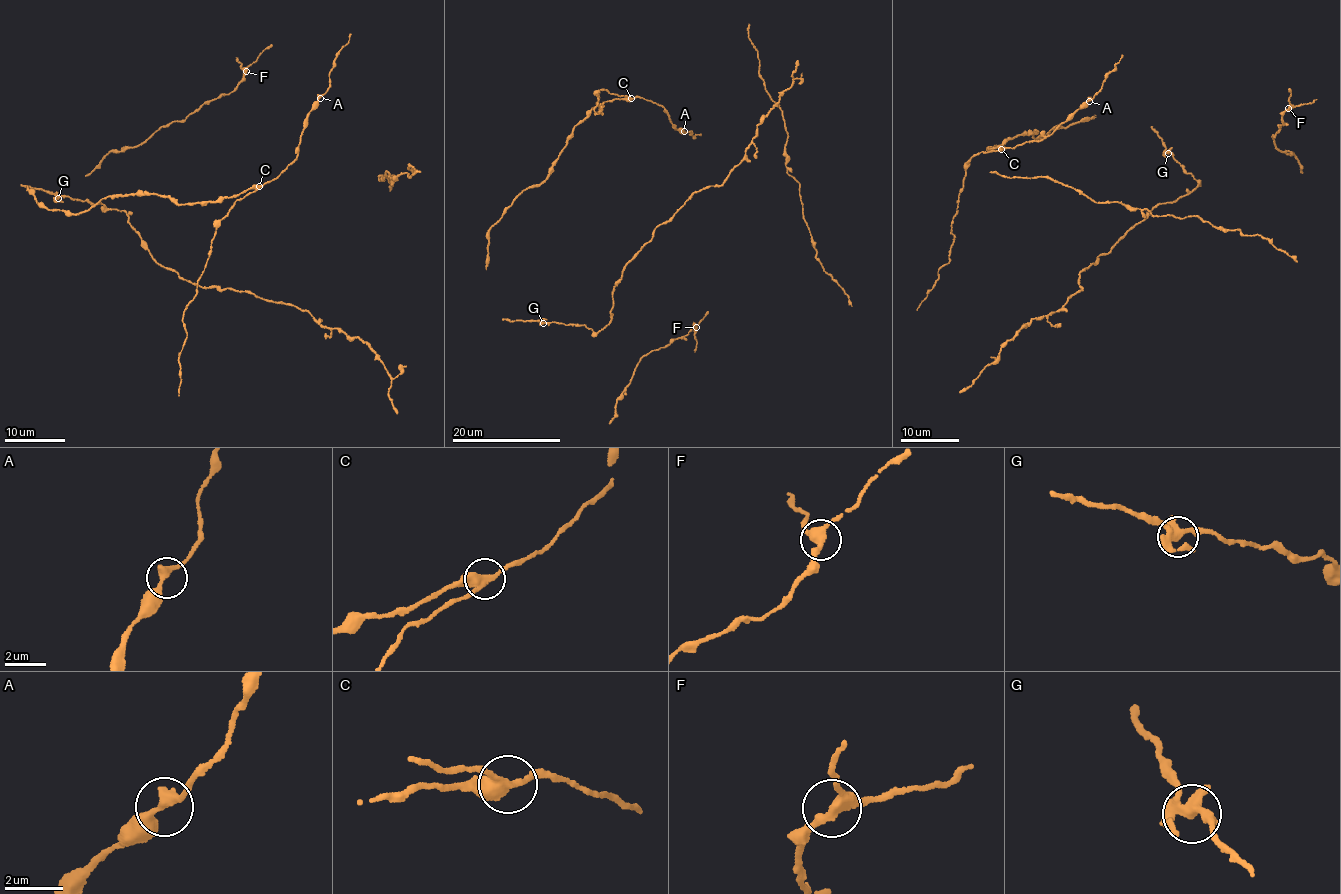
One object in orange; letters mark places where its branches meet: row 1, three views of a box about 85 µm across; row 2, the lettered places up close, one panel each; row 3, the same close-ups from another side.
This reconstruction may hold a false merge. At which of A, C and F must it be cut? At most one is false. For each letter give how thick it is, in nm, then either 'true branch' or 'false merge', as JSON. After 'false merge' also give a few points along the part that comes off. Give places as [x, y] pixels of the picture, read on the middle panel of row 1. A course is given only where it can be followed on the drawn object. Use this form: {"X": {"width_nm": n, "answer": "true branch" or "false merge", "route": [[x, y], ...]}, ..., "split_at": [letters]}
{"A": {"width_nm": 320, "answer": "true branch"}, "C": {"width_nm": 320, "answer": "false merge"}, "F": {"width_nm": 340, "answer": "true branch"}, "split_at": ["C"]}

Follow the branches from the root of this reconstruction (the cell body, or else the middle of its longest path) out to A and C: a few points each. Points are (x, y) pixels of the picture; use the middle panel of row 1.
A: (508, 207), (522, 191), (542, 184), (572, 130), (606, 101), (640, 96), (655, 102), (678, 129), (684, 131)
C: (508, 207), (522, 191), (538, 187), (545, 181), (567, 143), (567, 136), (595, 107), (606, 101), (631, 98)

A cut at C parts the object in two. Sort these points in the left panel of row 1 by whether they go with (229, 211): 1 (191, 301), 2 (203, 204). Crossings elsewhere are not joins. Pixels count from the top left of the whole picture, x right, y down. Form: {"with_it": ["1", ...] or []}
{"with_it": ["1"]}

